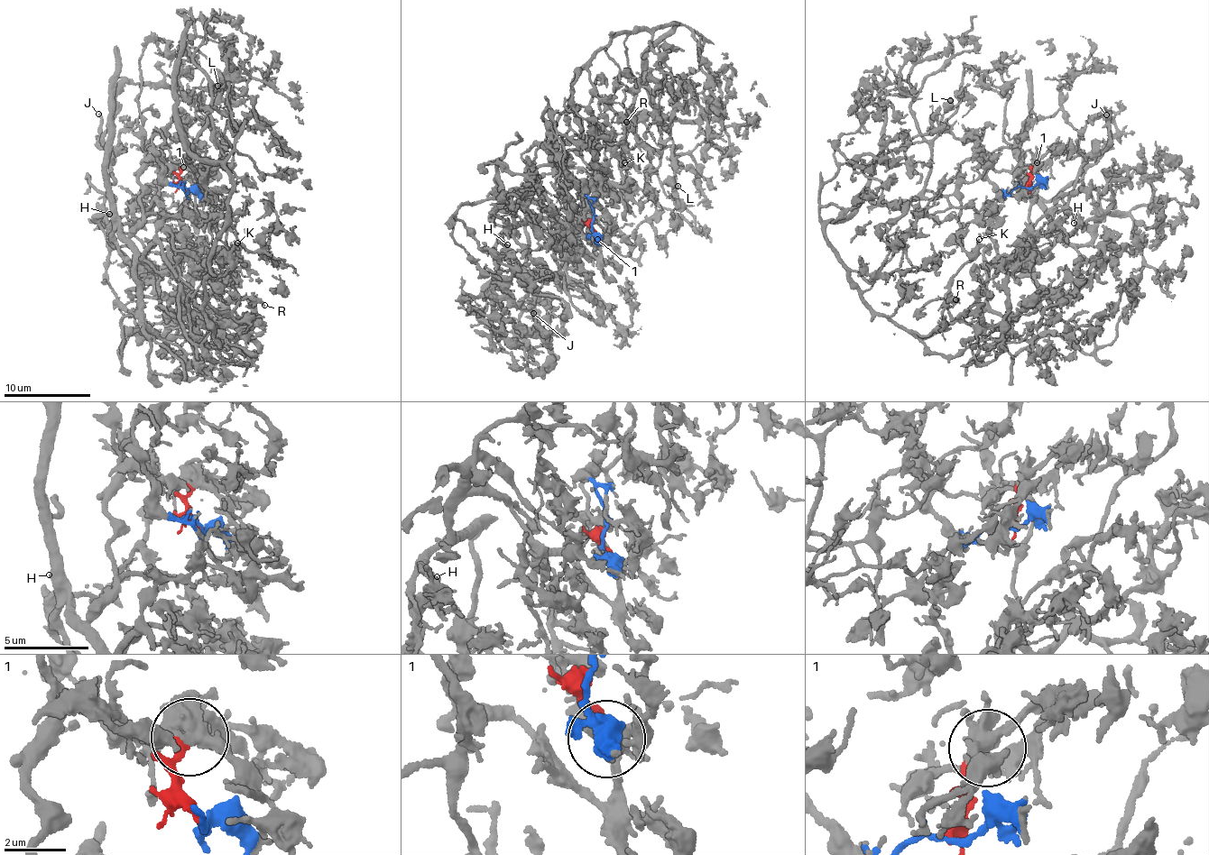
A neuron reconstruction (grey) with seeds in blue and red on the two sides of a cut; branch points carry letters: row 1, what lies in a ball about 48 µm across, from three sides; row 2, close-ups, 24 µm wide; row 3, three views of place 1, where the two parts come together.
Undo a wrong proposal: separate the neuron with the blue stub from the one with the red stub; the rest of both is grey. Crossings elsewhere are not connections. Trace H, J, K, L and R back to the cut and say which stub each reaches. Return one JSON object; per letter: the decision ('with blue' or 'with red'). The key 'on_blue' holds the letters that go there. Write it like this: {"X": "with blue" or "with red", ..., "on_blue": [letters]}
{"H": "with red", "J": "with red", "K": "with blue", "L": "with blue", "R": "with blue", "on_blue": ["K", "L", "R"]}

